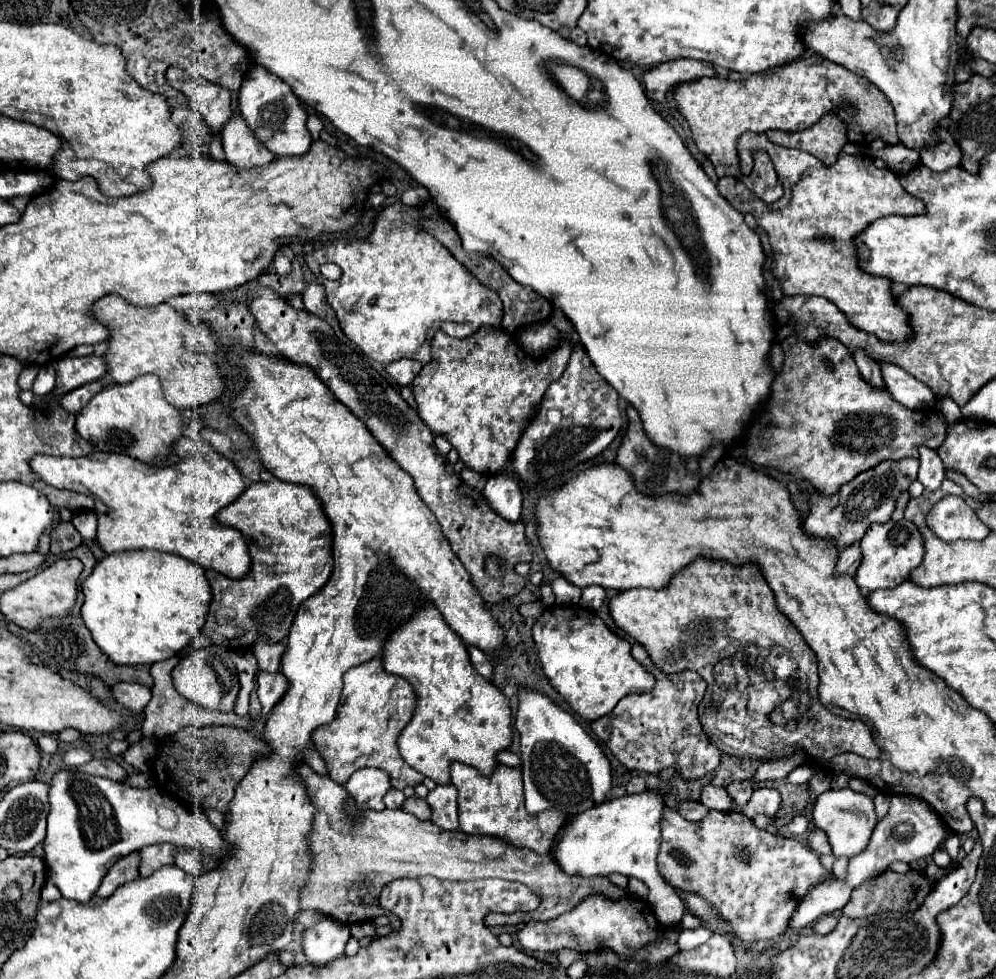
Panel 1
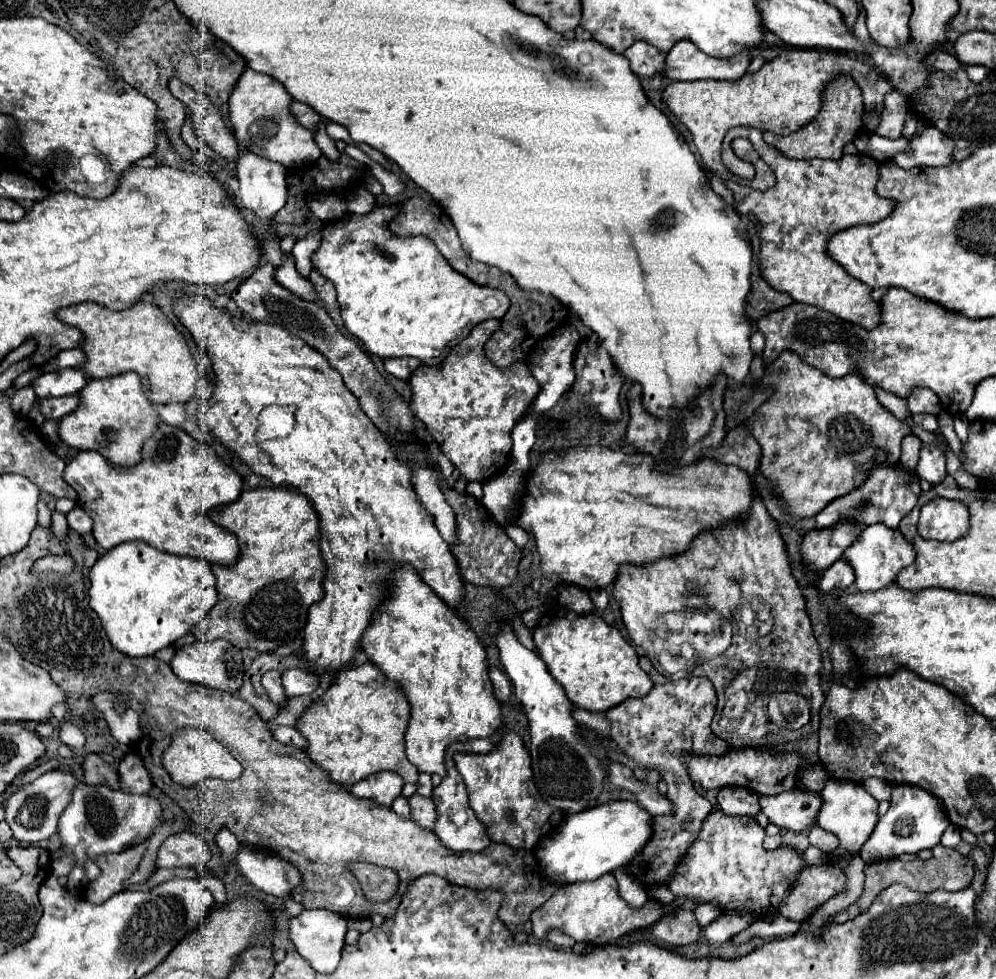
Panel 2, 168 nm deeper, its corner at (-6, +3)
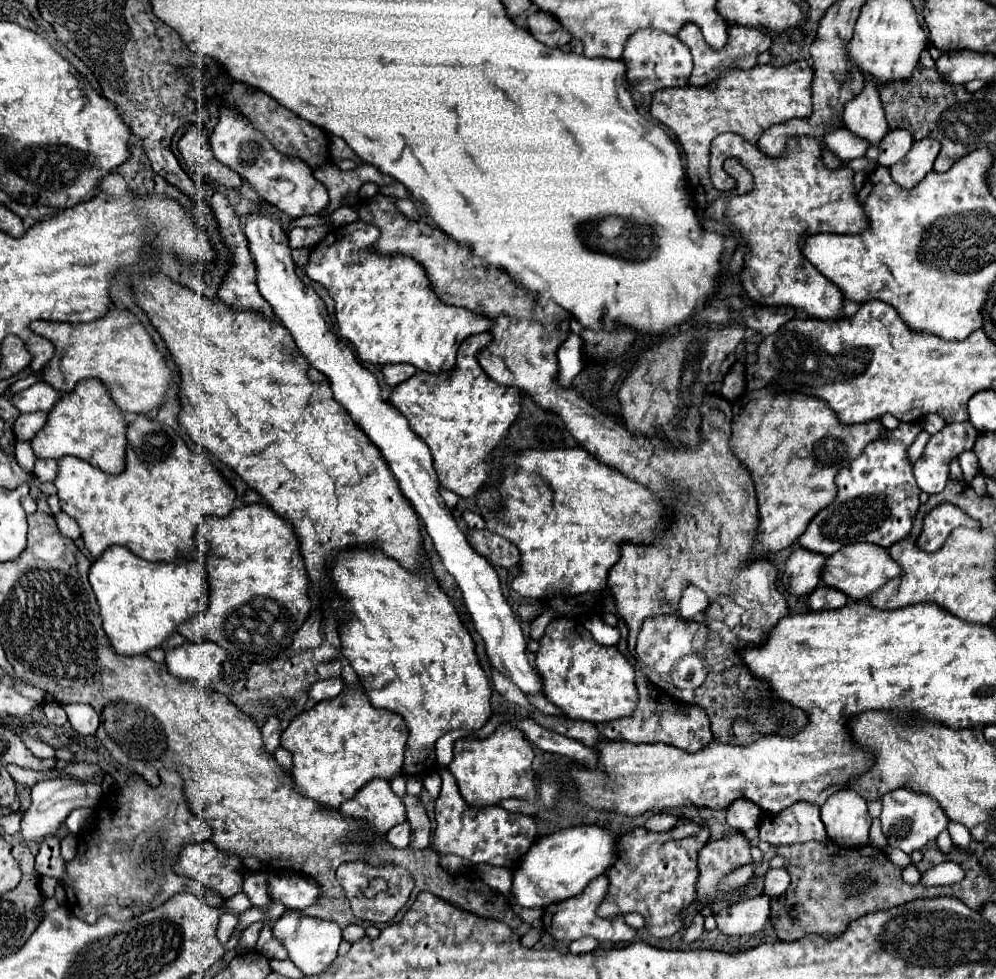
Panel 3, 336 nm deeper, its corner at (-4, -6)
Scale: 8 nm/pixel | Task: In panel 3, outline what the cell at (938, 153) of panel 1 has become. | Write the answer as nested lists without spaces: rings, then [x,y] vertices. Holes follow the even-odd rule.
[[[931,138],[915,140],[909,154],[889,168],[891,178],[903,188],[913,188],[921,178],[925,178],[933,170],[937,154],[939,154],[937,140]]]

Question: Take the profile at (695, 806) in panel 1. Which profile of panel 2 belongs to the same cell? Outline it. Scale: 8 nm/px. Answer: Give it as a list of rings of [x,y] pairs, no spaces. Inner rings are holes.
[[[641,657],[641,667],[653,681],[653,689],[643,699],[627,699],[619,707],[613,707],[603,713],[589,713],[585,709],[571,709],[571,715],[579,725],[585,725],[599,735],[613,739],[627,757],[649,763],[655,767],[663,781],[667,783],[667,797],[673,803],[671,815],[657,815],[651,819],[653,835],[645,847],[631,859],[627,865],[629,875],[633,875],[645,889],[667,885],[671,875],[675,875],[679,863],[685,859],[689,847],[701,831],[705,817],[711,813],[711,803],[701,797],[687,773],[683,753],[693,751],[699,755],[723,755],[729,745],[713,735],[711,721],[715,715],[715,689],[705,677],[689,677],[681,681],[671,681],[655,671],[653,663],[647,657]]]

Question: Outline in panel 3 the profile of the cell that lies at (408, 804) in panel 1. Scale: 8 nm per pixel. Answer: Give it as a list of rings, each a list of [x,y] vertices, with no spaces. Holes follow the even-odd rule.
[[[405,796],[403,804],[407,806],[407,820],[411,824],[411,848],[427,848],[431,840],[431,820],[419,798]]]

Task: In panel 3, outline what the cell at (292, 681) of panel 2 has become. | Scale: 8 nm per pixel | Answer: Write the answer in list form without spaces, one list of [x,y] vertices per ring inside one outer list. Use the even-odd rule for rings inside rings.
[[[331,678],[331,680],[321,680],[321,682],[315,682],[307,688],[307,696],[315,702],[321,702],[321,700],[329,700],[333,696],[337,696],[341,690],[345,688],[343,680],[341,678]]]

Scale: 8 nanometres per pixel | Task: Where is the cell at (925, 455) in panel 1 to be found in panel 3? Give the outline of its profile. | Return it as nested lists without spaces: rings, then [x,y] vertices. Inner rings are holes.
[[[969,422],[945,424],[945,428],[931,436],[923,456],[913,464],[917,486],[927,494],[937,494],[949,480],[949,464],[961,452],[971,450],[979,432]]]

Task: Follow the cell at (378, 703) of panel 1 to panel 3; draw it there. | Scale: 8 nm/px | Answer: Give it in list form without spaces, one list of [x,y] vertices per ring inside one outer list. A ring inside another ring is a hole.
[[[349,684],[339,696],[325,702],[317,702],[311,710],[303,710],[301,714],[297,714],[281,736],[281,746],[293,754],[291,776],[295,780],[295,788],[303,792],[303,796],[319,804],[325,804],[327,808],[339,808],[345,800],[353,798],[355,792],[359,792],[359,788],[363,788],[367,782],[375,778],[393,780],[395,776],[405,776],[403,774],[405,742],[407,726],[403,718],[389,710],[373,708],[363,696],[361,686],[353,688],[353,684]]]

